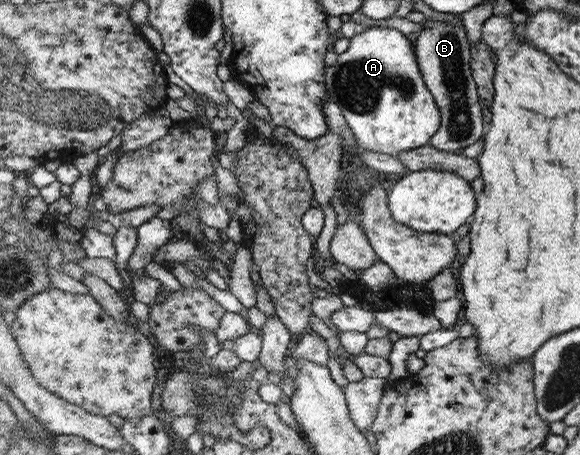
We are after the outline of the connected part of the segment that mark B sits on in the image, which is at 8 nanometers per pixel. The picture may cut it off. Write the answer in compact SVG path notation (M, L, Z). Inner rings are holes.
M428 20L416 34L415 48L419 72L425 77L442 116L441 126L429 144L437 150L461 153L464 148L475 144L483 134L483 104L480 102L478 84L471 76L472 58L469 34L463 25Z

